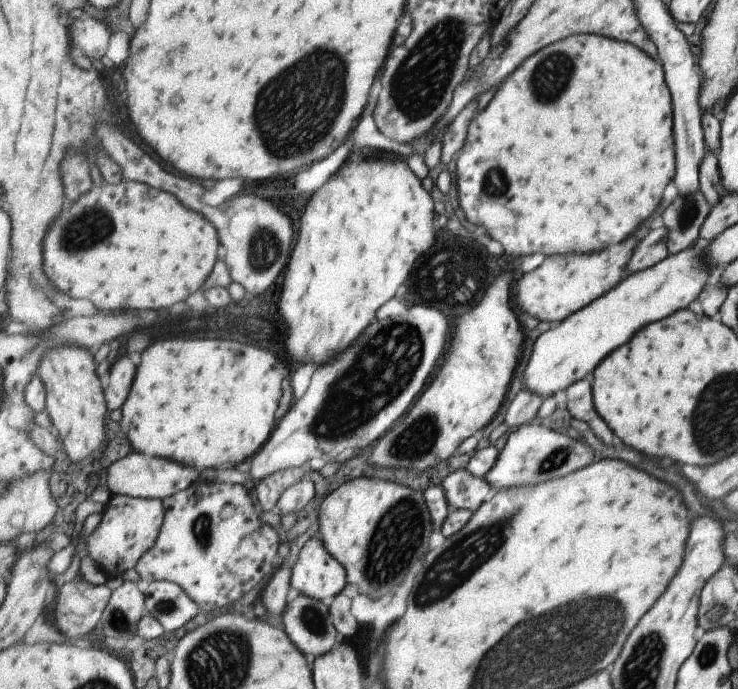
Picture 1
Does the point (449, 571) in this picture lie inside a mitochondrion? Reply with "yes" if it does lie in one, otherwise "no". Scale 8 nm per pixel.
yes

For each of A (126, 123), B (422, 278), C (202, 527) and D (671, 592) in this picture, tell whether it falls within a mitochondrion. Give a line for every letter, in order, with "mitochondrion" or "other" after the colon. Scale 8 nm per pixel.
A: other
B: mitochondrion
C: mitochondrion
D: other

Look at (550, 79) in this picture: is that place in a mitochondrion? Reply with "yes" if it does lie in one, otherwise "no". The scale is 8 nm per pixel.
yes

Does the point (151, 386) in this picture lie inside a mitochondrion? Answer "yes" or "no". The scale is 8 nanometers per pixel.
no

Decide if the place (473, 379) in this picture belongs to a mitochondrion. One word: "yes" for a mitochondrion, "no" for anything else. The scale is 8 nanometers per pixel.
no

